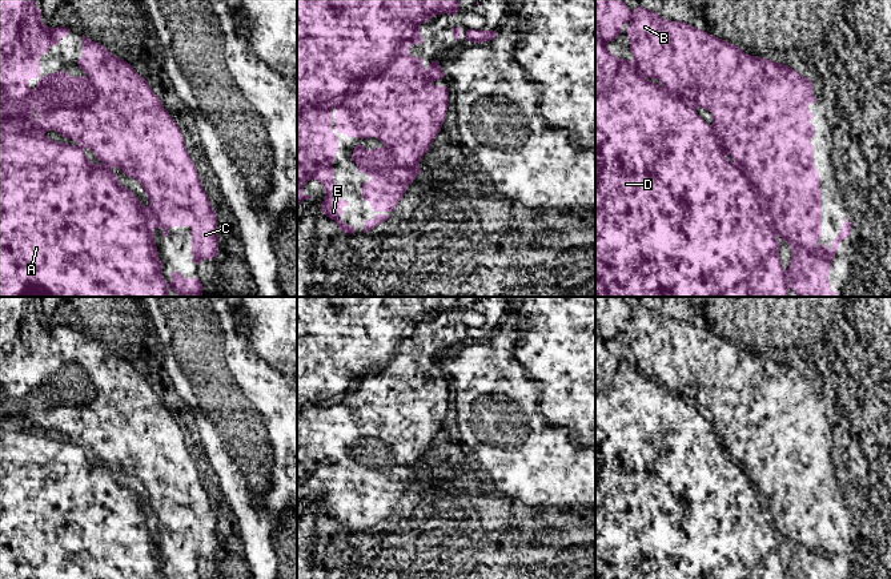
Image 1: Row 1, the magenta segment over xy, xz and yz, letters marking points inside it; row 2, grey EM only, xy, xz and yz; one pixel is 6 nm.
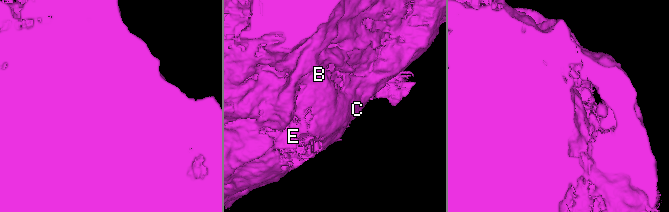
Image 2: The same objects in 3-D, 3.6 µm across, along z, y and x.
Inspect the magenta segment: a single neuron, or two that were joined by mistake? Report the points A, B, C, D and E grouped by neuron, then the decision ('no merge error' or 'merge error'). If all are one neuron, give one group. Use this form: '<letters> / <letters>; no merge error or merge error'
A B C D E; no merge error

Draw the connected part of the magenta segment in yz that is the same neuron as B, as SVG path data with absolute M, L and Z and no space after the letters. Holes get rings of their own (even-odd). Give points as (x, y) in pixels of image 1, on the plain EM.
M595 297L595 579L830 579L828 572L831 568L831 560L835 556L840 539L850 535L852 520L848 520L847 515L844 516L842 528L832 539L831 547L828 547L826 542L822 542L820 544L818 543L818 539L822 536L822 487L819 470L816 469L814 459L814 443L811 442L811 437L816 430L815 425L810 421L815 414L810 410L808 403L818 399L812 390L814 385L811 378L800 374L786 362L747 353L742 346L718 337L703 327L698 327L687 321L662 317L658 310L649 309L643 305L638 305L631 310L622 297ZM626 321L630 322L627 333L630 337L630 349L634 354L633 358L617 355L607 345L610 339L614 339L621 331L623 331L622 326ZM698 406L711 410L711 423L698 413ZM779 534L791 544L792 555L787 568L783 567L779 555Z

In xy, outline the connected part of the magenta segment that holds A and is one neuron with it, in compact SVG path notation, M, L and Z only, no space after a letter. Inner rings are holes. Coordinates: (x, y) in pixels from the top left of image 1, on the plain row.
M0 297L0 579L165 579L162 559L158 556L154 540L156 526L161 526L162 535L166 535L169 526L190 524L193 560L198 563L204 558L216 556L218 551L217 512L186 449L181 427L148 379L131 362L83 333L83 355L77 361L88 374L73 375L60 369L45 373L35 387L29 386L29 378L40 375L40 354L48 351L51 345L59 343L60 338L68 335L71 330L65 325L47 325L41 317L43 313L36 305L35 297ZM49 429L56 429L77 442L56 441L45 433ZM87 446L103 461L101 463L93 462L85 454ZM113 466L120 466L124 473L136 477L143 483L150 500L148 504L144 504L132 488L120 482L117 473L112 469Z

